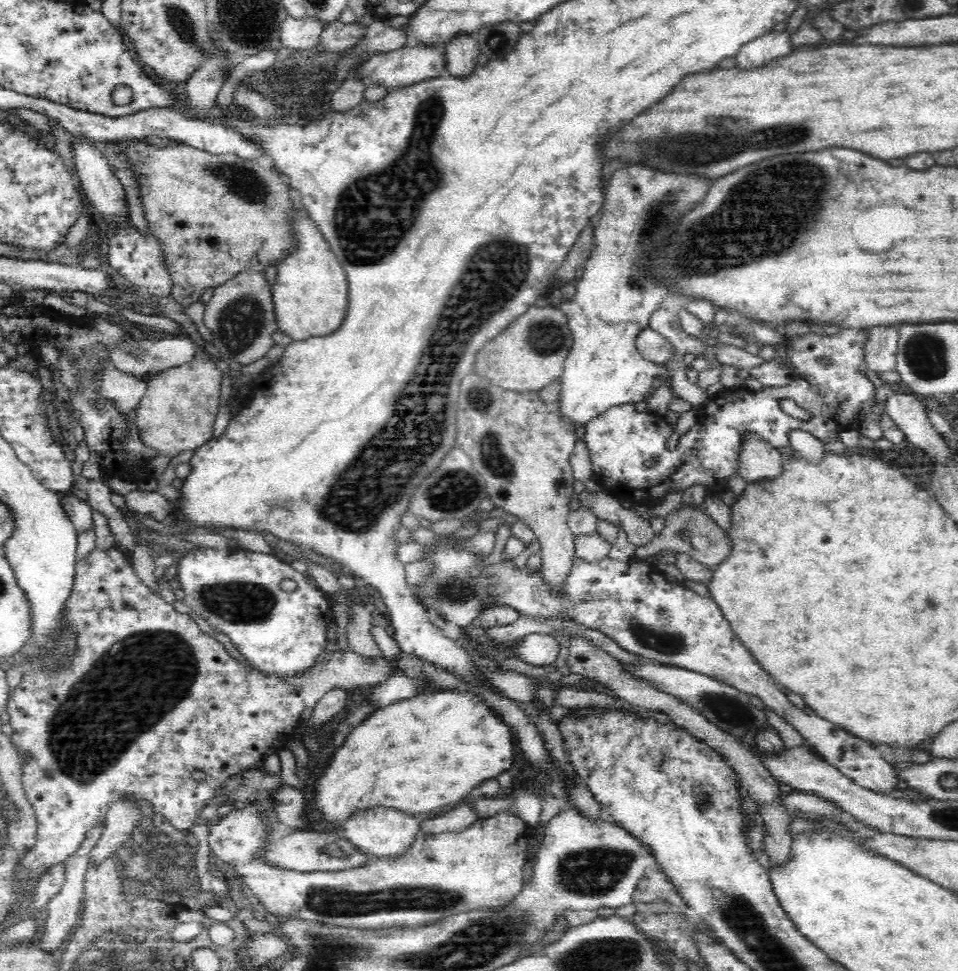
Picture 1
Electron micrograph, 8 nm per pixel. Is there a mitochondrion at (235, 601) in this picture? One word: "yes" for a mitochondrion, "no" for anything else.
yes

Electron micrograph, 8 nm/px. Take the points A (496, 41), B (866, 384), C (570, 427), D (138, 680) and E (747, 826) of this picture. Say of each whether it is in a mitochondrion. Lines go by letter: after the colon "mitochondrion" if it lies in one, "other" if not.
A: mitochondrion
B: other
C: other
D: mitochondrion
E: other

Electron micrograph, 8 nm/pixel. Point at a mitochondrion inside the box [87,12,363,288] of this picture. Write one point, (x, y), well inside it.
(241, 181)

